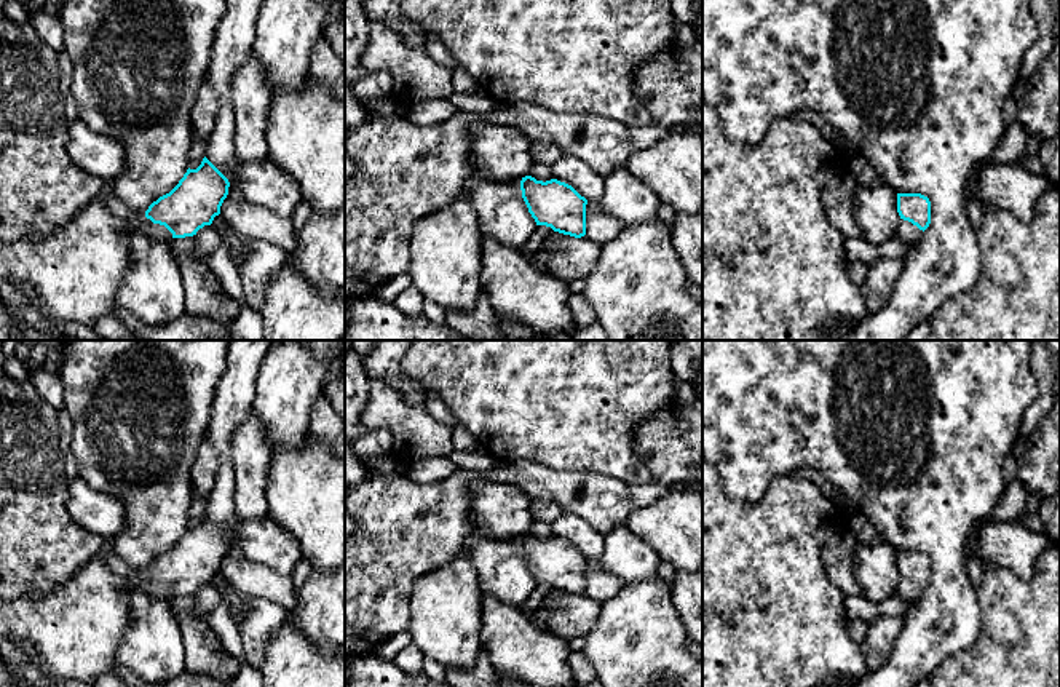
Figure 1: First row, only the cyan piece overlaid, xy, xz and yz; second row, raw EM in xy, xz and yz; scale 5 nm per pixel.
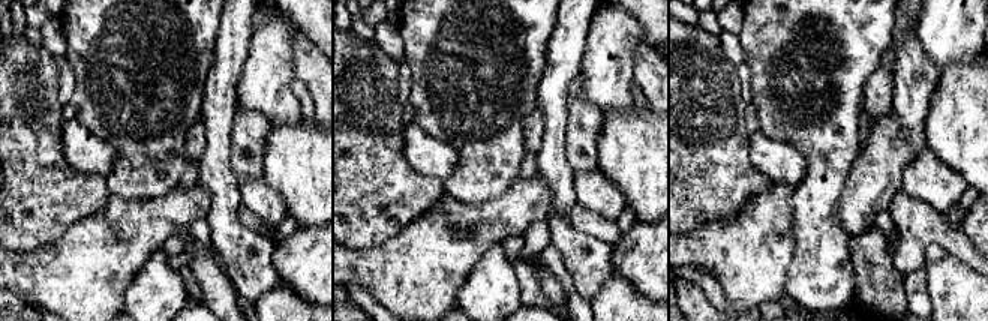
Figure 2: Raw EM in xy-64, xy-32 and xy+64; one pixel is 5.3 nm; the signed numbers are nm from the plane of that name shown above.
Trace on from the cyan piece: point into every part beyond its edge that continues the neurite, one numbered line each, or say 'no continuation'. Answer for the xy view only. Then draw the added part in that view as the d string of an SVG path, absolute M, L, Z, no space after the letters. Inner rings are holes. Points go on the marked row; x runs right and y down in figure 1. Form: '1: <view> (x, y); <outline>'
1: xy (77, 270); M105 182L97 197L89 201L65 225L56 228L49 236L38 241L0 243L0 280L21 280L29 283L42 299L51 320L61 323L80 323L93 326L97 320L115 312L117 291L132 267L131 230L140 224L153 238L171 240L172 233L160 224L128 208Z

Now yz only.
1: yz (907, 232); M900 219L894 238L905 241L905 243L916 243L921 235L923 235L923 230L920 230L912 222Z

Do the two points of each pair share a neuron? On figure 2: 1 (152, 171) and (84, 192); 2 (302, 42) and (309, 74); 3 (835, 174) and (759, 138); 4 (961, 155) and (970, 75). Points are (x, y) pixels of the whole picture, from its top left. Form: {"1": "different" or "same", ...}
{"1": "different", "2": "same", "3": "different", "4": "same"}

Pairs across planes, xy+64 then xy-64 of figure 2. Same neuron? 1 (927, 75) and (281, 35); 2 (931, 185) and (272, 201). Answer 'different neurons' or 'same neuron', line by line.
1: different neurons
2: same neuron

